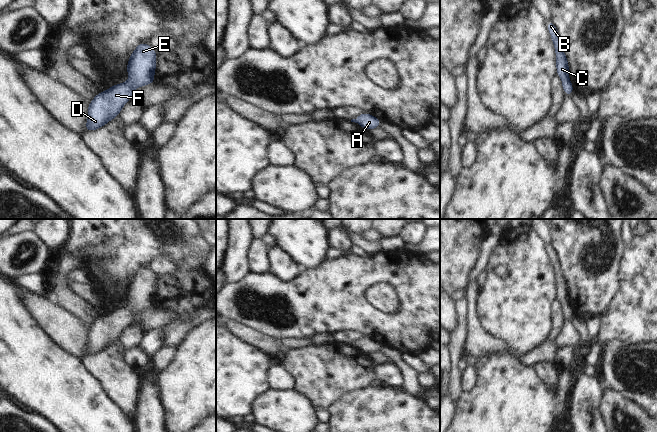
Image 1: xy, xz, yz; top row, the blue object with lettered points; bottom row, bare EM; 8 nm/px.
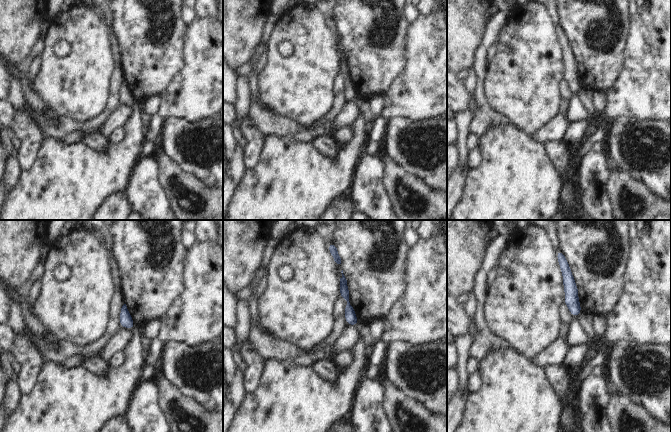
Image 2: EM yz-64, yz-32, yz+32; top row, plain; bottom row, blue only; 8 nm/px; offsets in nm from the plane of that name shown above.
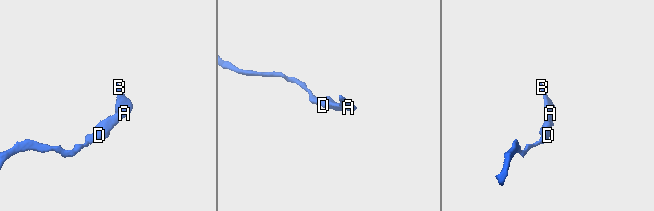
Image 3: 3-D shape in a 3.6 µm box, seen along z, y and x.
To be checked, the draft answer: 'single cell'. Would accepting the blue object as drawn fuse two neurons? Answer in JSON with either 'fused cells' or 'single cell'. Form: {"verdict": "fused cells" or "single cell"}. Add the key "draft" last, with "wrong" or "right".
{"verdict": "single cell", "draft": "right"}

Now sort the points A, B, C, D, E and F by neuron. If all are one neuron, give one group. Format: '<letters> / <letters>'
A B C D E F

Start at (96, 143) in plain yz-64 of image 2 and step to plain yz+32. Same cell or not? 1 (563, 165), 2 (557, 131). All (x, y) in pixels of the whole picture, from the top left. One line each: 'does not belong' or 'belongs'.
1: belongs
2: does not belong

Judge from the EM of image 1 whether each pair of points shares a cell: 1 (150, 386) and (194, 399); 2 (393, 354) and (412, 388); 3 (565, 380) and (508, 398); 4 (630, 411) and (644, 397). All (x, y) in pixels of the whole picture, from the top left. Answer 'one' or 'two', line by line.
1: two
2: one
3: one
4: two

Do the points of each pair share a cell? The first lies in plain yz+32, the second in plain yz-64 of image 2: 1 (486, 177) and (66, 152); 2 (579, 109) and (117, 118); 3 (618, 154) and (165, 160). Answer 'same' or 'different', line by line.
1: same
2: same
3: different

